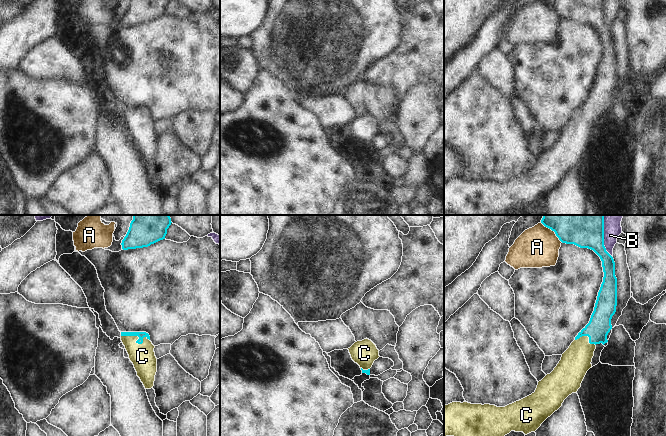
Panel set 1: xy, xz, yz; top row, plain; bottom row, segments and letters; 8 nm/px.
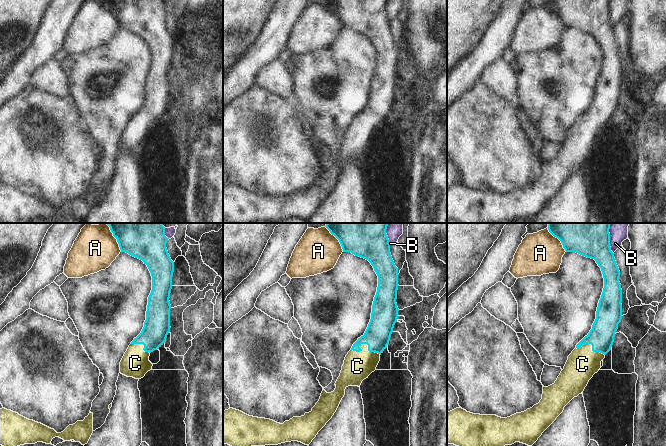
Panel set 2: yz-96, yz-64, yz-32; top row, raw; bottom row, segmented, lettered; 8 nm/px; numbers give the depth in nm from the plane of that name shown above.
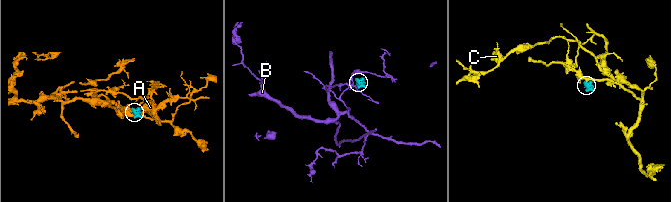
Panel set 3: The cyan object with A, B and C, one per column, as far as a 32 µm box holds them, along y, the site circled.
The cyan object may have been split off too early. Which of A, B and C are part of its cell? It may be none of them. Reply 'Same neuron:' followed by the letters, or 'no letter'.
Same neuron: C

